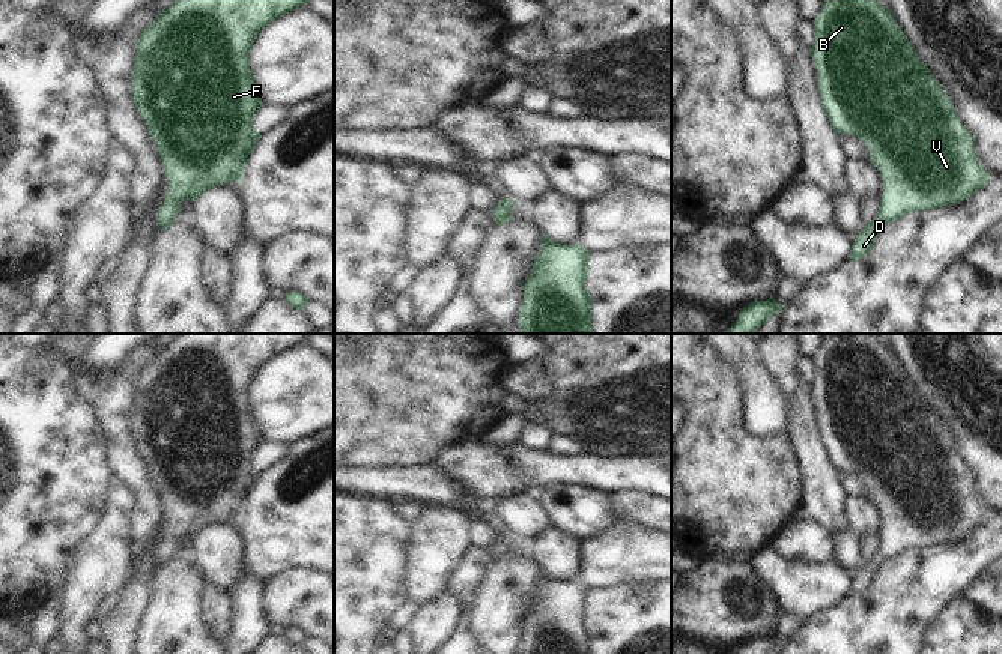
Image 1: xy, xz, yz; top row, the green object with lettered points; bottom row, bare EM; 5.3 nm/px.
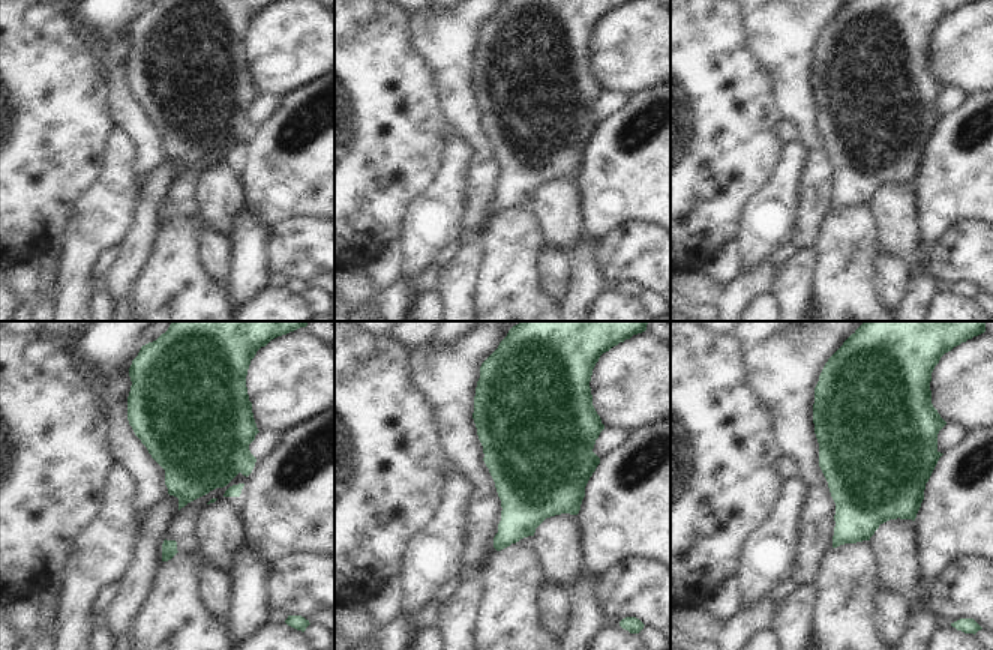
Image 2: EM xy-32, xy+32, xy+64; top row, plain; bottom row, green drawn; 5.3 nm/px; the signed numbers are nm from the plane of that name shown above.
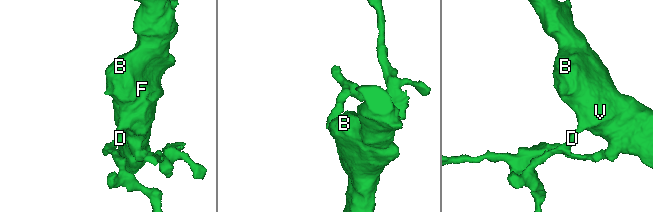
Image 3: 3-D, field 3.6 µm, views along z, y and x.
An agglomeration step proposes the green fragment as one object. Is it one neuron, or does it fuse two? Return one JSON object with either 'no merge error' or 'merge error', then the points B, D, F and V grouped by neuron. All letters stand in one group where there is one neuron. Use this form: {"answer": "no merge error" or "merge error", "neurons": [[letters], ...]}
{"answer": "no merge error", "neurons": [["B", "D", "F", "V"]]}

